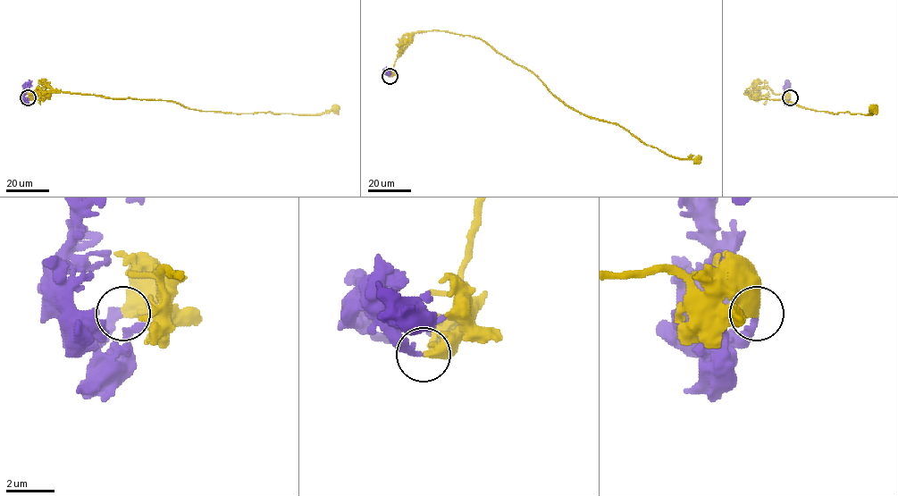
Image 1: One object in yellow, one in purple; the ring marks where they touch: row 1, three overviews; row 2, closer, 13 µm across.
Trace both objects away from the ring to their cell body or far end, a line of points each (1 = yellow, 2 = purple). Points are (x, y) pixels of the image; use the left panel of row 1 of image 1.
1: (28, 97), (37, 87), (45, 91), (170, 100), (205, 112), (322, 114), (335, 108)
2: (28, 97), (22, 98), (23, 86), (29, 84), (29, 88)

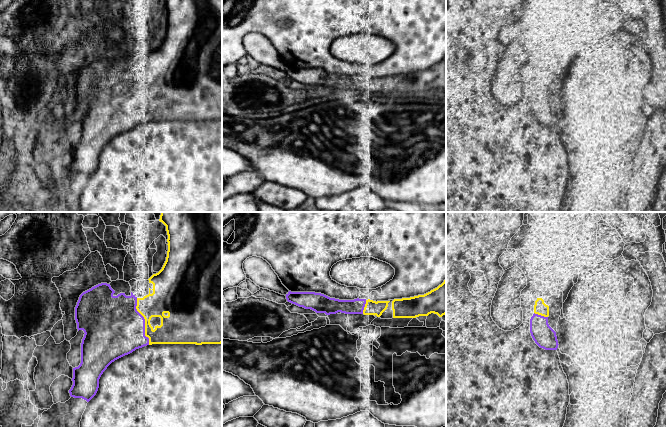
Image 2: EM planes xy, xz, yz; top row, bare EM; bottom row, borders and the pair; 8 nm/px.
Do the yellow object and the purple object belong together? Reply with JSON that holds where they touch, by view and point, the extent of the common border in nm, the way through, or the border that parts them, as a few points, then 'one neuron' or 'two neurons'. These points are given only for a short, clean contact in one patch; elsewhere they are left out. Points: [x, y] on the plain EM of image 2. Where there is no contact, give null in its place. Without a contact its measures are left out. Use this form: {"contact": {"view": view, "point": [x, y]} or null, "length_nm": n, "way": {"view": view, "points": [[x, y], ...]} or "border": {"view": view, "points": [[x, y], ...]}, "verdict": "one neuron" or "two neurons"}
{"contact": {"view": "xy", "point": [145, 97]}, "length_nm": 400, "verdict": "one neuron"}

